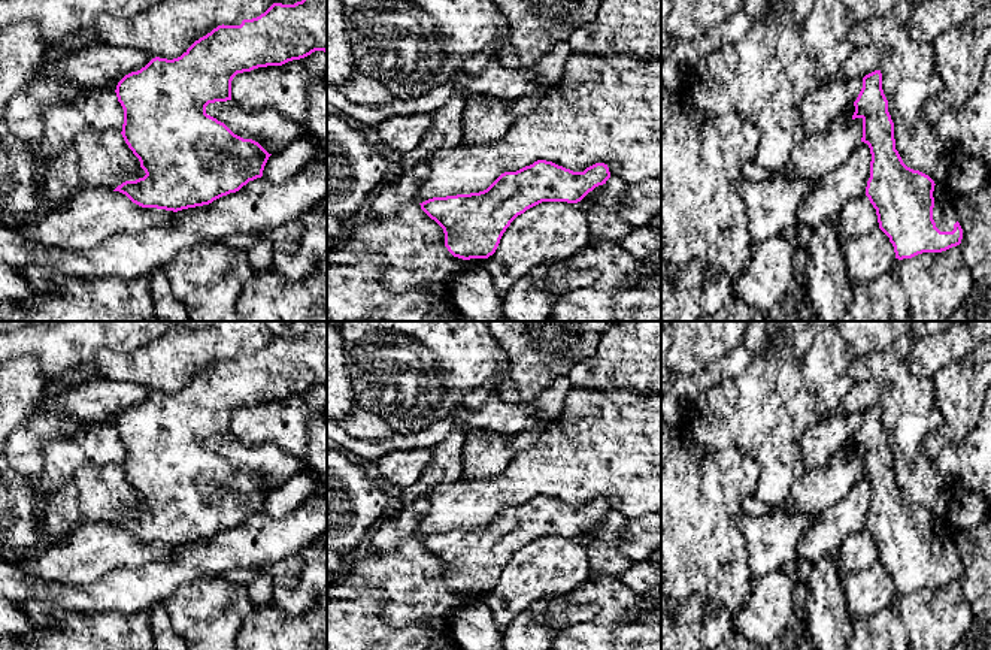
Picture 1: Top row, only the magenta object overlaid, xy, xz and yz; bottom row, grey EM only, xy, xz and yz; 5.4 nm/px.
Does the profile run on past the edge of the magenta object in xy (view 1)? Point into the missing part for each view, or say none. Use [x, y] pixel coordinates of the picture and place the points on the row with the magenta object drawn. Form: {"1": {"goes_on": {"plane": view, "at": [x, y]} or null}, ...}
{"1": {"goes_on": null}}

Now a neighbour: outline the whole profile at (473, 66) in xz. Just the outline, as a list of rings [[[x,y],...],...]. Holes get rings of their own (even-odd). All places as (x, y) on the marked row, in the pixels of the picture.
[[[497,39],[494,43],[481,51],[476,57],[467,60],[455,75],[466,73],[470,76],[481,73],[491,61],[497,60],[500,46],[501,39]]]

